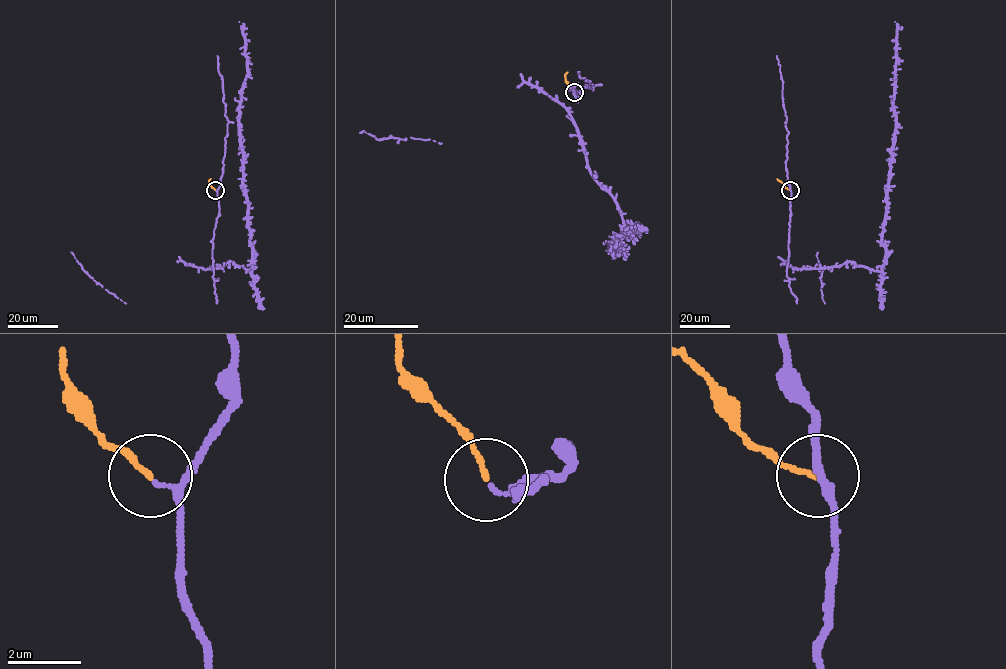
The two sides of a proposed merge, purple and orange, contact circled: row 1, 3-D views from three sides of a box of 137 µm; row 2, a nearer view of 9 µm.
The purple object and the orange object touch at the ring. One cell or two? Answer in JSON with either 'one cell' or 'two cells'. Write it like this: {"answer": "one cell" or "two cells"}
{"answer": "one cell"}

